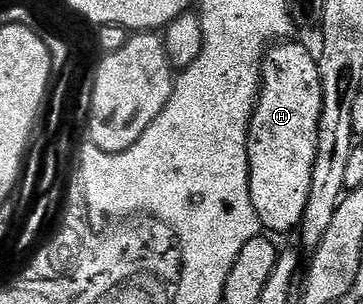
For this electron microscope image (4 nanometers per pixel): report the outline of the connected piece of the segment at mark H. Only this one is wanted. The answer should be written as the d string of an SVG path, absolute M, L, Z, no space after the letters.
M278 43L261 62L261 92L253 118L249 124L249 190L251 203L255 203L255 215L260 228L273 233L289 233L300 226L303 211L307 211L307 199L311 195L311 171L315 167L315 151L319 139L319 119L323 91L321 90L321 66L301 45Z

